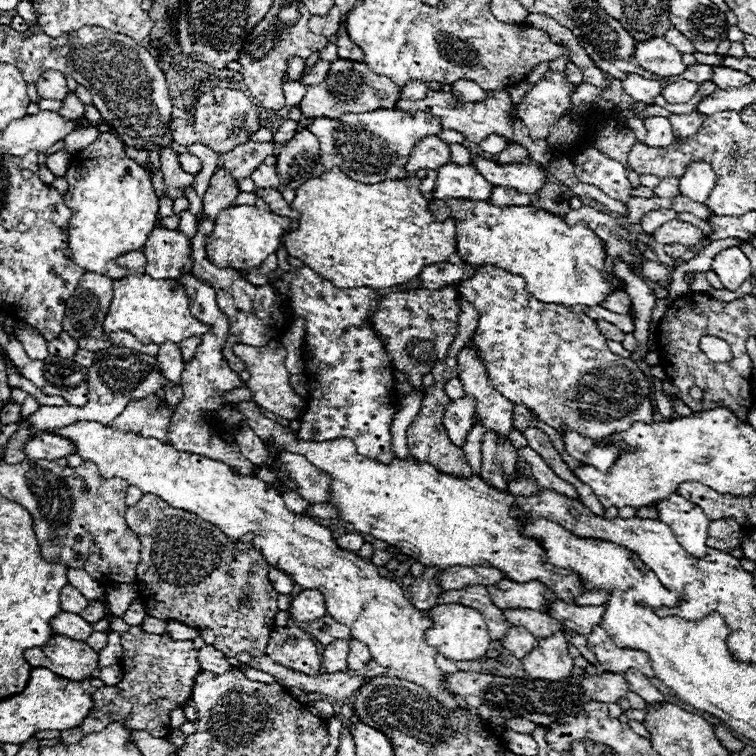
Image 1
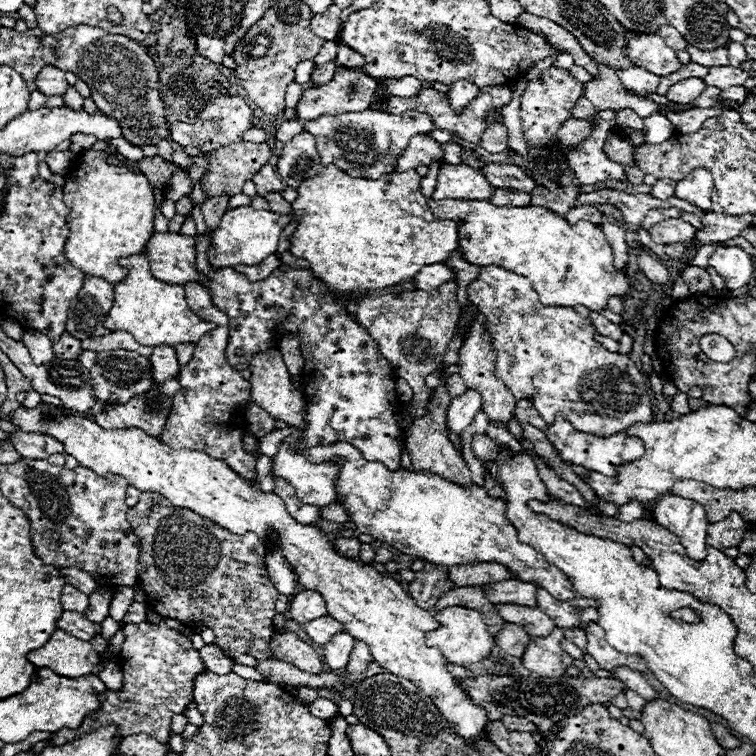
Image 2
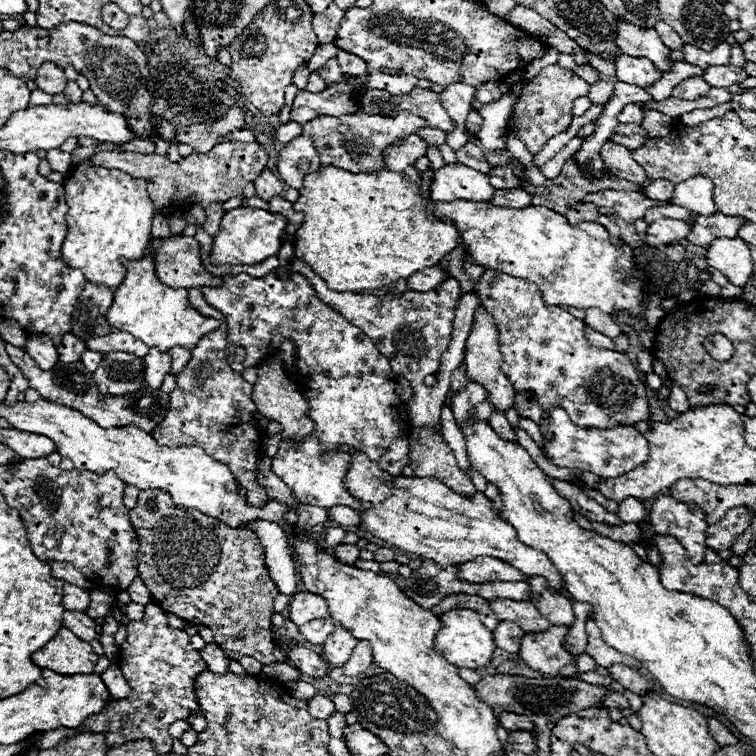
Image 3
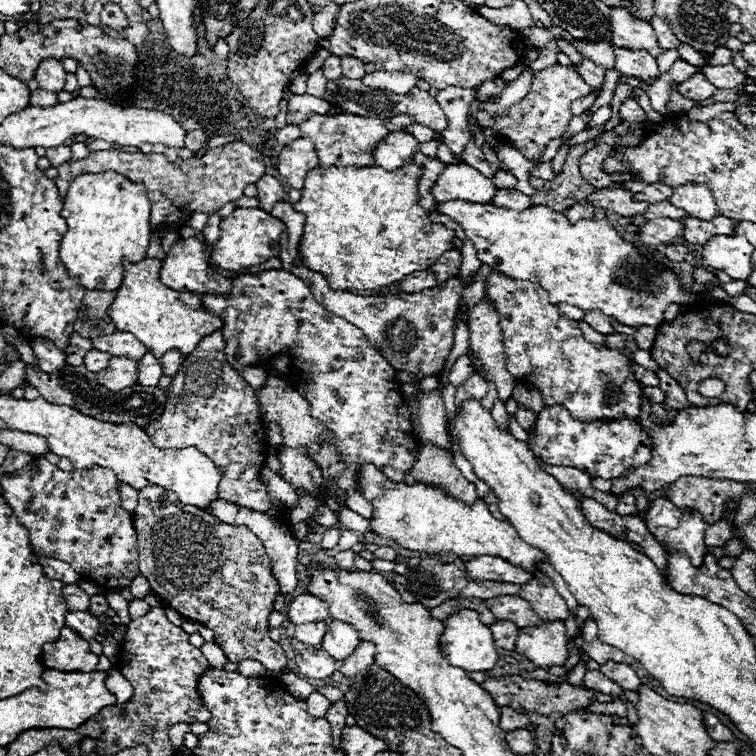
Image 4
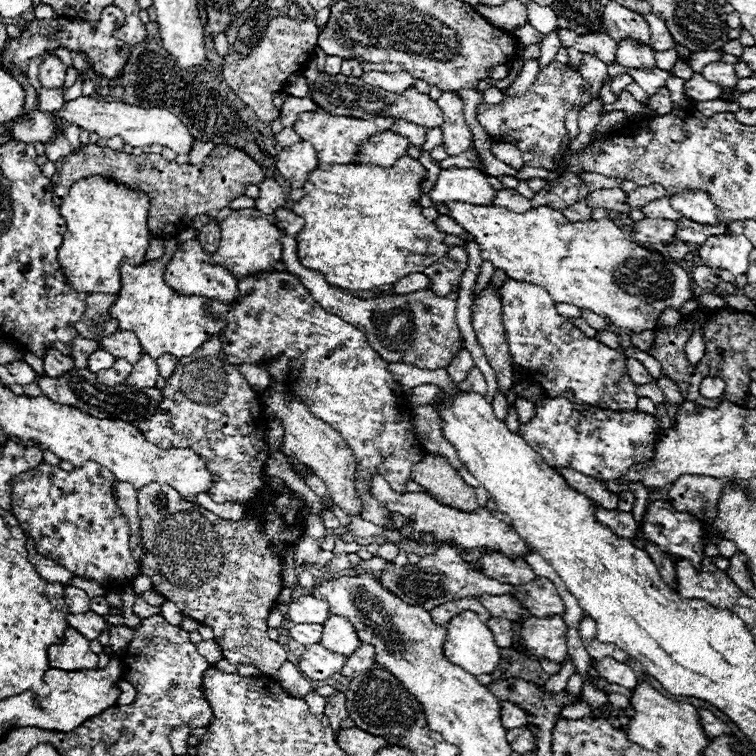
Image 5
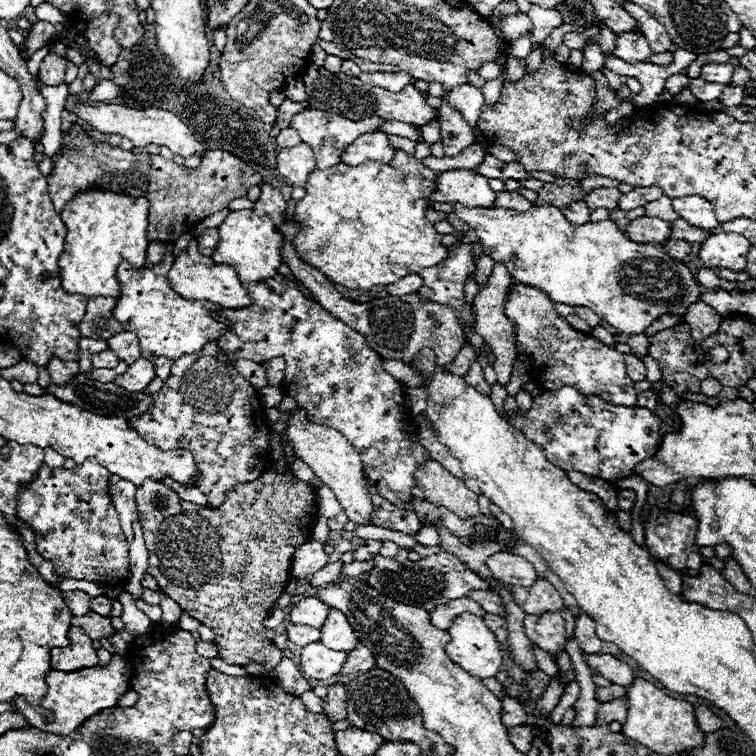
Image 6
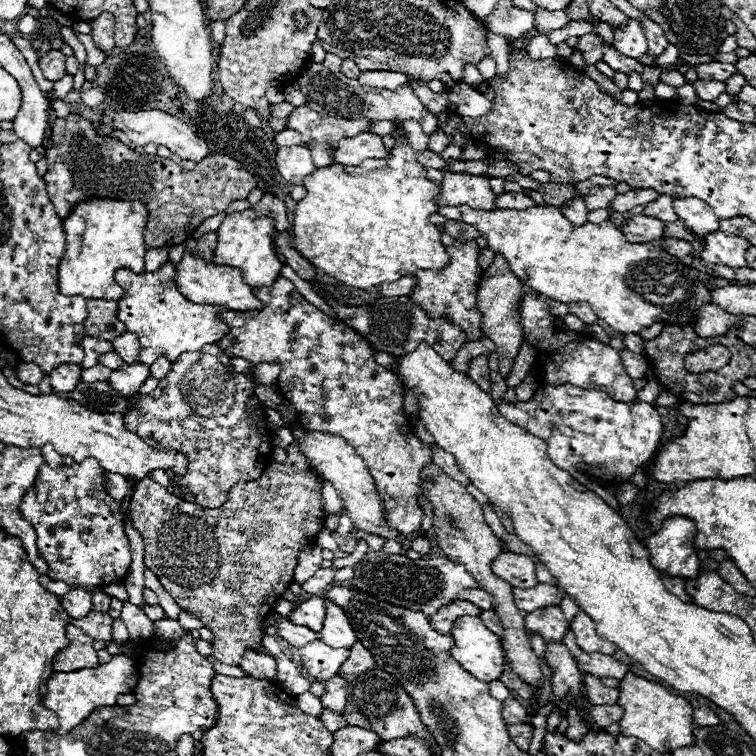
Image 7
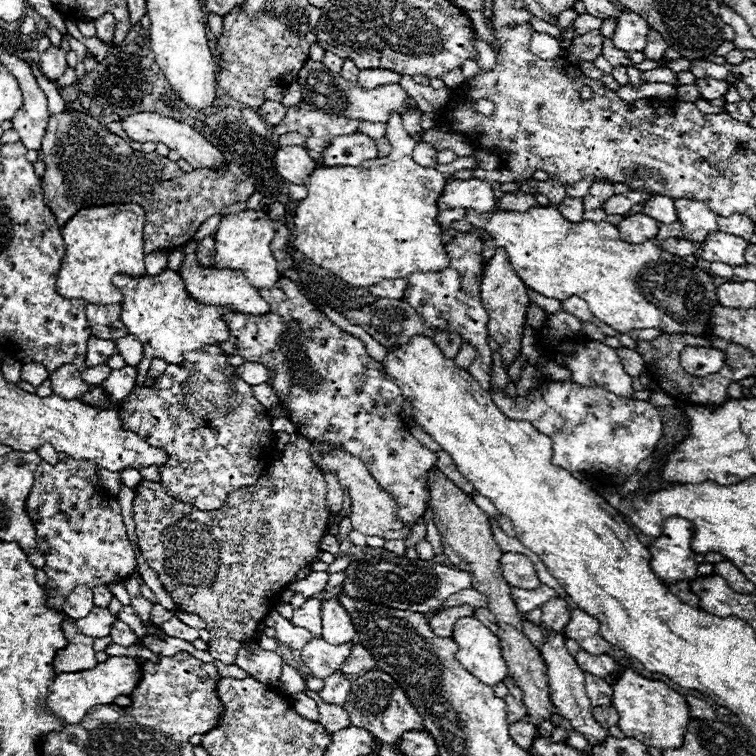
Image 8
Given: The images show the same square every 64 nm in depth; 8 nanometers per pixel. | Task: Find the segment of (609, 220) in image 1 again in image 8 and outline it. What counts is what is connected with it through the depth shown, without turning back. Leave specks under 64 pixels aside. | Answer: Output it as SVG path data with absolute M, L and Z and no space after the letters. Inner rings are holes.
M564 198L562 204L558 204L558 210L560 214L570 220L570 222L580 222L582 220L582 212L584 212L584 206L582 206L582 200L580 198Z

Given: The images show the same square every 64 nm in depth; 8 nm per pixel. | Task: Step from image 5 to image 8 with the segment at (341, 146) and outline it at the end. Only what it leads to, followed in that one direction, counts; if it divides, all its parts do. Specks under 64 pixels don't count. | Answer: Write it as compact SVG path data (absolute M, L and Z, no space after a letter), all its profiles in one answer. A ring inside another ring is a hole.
M300 102L288 108L282 124L272 128L272 138L278 138L286 132L298 132L306 138L306 150L314 160L318 160L326 148L326 144L344 134L354 134L358 128L358 120L346 120L346 116L322 114L314 110L310 104Z

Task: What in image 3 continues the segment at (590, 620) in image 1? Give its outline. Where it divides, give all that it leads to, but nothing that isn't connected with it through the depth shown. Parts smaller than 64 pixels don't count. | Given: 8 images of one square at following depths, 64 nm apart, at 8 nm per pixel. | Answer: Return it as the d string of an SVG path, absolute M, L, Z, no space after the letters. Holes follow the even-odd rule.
M534 576L528 580L532 590L532 604L538 608L538 612L550 622L550 624L564 624L570 626L574 622L572 604L568 598L558 596L558 592L550 592L546 588L546 580L542 576Z

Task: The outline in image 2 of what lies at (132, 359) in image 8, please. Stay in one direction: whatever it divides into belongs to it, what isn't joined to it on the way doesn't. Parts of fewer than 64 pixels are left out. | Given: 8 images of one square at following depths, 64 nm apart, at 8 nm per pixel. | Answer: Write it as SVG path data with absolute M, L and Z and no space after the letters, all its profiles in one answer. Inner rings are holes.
M116 330L116 332L110 332L106 336L100 336L100 338L86 338L82 340L82 348L84 350L92 350L92 352L102 352L102 350L132 350L132 352L138 352L142 356L150 356L152 354L152 348L146 348L142 344L138 344L128 332L124 330Z

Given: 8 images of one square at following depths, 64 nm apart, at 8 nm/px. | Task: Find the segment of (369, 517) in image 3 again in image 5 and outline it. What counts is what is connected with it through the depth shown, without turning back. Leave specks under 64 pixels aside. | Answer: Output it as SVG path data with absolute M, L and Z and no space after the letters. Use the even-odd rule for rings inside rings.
M376 474L374 480L372 480L372 496L376 500L380 500L382 504L386 504L386 508L390 512L398 512L402 516L416 516L416 524L414 526L408 526L408 528L402 528L400 532L410 538L412 542L420 542L420 534L422 532L432 532L438 540L436 546L440 544L446 544L446 542L456 542L460 548L464 550L474 550L474 548L488 548L492 552L500 552L508 558L522 558L524 552L532 550L508 524L500 522L498 518L494 518L488 510L484 508L478 508L476 512L460 512L456 508L450 508L450 506L444 506L440 502L436 502L432 496L428 496L426 492L406 492L406 494L398 494L394 492L388 482Z

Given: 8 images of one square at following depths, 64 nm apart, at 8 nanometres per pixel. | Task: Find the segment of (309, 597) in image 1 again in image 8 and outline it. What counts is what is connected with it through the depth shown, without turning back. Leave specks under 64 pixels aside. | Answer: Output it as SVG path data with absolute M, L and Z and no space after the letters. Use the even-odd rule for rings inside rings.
M308 598L300 608L294 610L294 616L292 616L290 622L292 622L294 626L306 628L312 636L320 636L320 632L322 632L320 612L322 612L320 600L318 600L318 598Z

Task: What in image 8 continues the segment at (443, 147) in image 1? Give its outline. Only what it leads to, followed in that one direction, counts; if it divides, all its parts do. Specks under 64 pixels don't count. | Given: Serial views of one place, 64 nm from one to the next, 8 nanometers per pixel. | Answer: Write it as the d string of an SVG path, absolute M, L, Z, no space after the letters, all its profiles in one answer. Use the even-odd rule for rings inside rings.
M364 134L354 136L336 136L322 154L324 168L338 168L338 166L360 166L362 160L376 158L374 140Z

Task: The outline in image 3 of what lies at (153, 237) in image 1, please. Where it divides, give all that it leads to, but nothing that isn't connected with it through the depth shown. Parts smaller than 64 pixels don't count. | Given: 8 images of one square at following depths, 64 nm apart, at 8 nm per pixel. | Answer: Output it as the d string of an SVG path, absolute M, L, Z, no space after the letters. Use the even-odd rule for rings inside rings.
M190 236L154 238L156 250L156 276L160 282L172 288L214 288L222 286L222 280L210 274L200 260L200 244Z

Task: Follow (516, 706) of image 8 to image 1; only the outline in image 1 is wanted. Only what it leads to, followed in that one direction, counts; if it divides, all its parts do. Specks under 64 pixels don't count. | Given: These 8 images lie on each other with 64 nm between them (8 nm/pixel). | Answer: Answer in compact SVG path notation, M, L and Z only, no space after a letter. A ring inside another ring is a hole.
M510 718L510 720L506 720L506 728L514 730L514 732L530 732L532 734L536 724L526 720L526 718Z

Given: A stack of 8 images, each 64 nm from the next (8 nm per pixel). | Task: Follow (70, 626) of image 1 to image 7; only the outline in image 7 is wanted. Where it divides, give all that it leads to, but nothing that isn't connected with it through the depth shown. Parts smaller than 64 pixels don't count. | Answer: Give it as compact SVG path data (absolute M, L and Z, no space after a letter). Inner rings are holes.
M92 610L88 616L72 620L70 624L78 626L82 632L86 632L86 636L94 638L94 640L112 640L112 618L106 612L98 612Z

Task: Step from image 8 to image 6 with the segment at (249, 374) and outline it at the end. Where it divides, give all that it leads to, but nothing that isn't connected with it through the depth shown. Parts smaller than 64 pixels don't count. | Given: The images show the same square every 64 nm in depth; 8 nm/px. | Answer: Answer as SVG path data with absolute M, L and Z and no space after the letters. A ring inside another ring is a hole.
M282 358L268 360L268 364L262 364L262 368L266 370L266 380L268 380L270 386L280 386L282 384L284 368L286 368L286 362Z

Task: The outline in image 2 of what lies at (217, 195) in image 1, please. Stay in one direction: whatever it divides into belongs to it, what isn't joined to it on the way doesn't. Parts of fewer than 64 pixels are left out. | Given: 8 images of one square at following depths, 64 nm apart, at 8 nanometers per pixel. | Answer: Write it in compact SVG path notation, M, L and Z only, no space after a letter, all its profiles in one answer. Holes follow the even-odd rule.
M216 196L216 198L210 198L202 204L202 214L204 214L204 222L208 226L208 230L216 230L220 218L224 216L224 212L228 210L228 200L230 196Z

